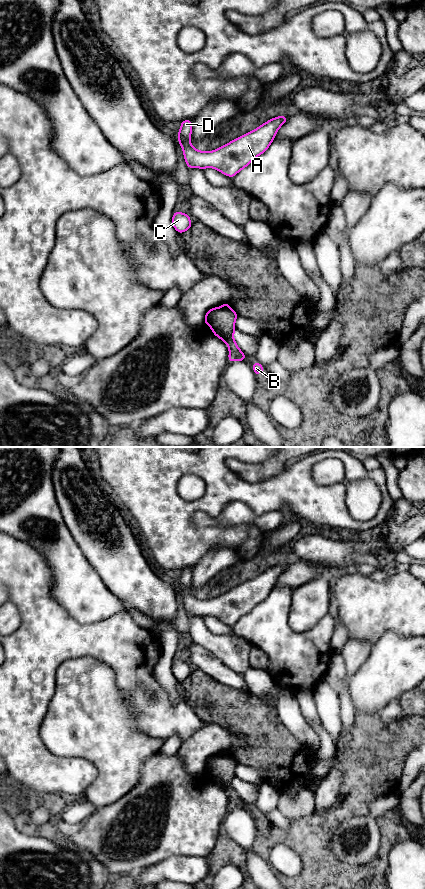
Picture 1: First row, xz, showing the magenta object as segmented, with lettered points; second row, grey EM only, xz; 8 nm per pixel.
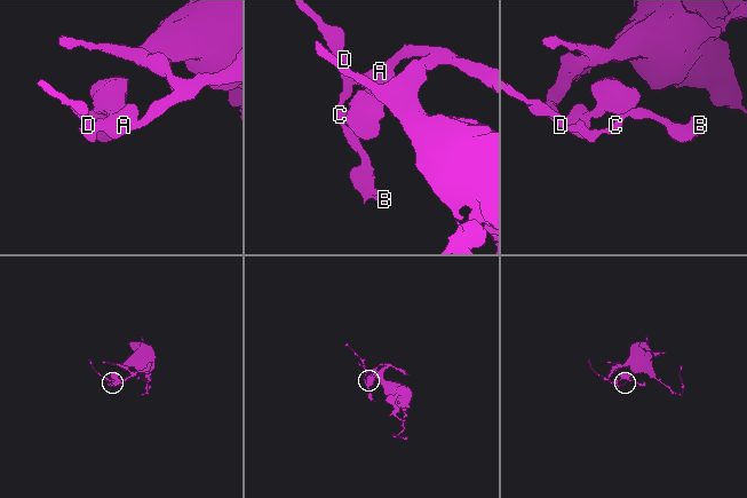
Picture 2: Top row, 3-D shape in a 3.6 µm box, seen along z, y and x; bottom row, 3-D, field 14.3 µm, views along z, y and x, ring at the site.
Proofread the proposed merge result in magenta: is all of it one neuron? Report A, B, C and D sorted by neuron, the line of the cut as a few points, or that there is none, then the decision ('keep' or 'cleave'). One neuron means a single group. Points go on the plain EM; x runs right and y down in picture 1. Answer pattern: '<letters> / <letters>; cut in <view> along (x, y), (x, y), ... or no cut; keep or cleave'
A C D / B; cut in xz along (221, 754), (229, 756); cleave

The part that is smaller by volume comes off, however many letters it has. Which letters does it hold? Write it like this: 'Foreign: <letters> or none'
Foreign: B

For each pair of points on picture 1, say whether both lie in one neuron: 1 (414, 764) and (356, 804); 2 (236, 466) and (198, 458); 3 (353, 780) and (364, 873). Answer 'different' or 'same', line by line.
1: different
2: different
3: same

